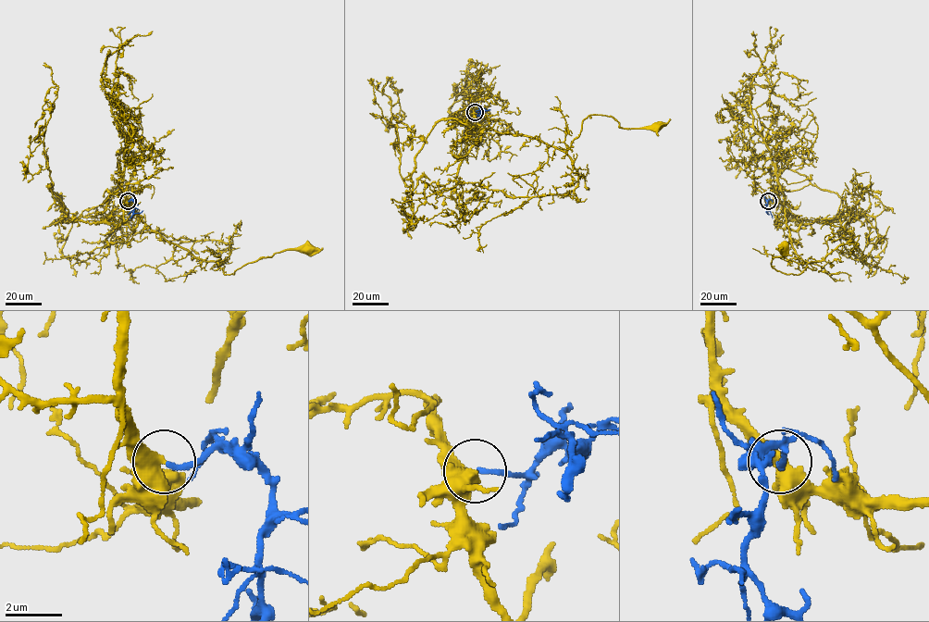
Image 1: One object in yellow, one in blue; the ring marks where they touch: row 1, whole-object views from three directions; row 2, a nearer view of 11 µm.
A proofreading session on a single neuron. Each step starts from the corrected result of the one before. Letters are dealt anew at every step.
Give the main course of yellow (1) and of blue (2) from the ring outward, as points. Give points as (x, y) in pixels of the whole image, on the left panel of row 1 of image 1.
1: (127, 201), (151, 229), (195, 256), (215, 261), (225, 275), (277, 253), (309, 250)
2: (128, 201), (133, 201), (134, 214), (142, 210)

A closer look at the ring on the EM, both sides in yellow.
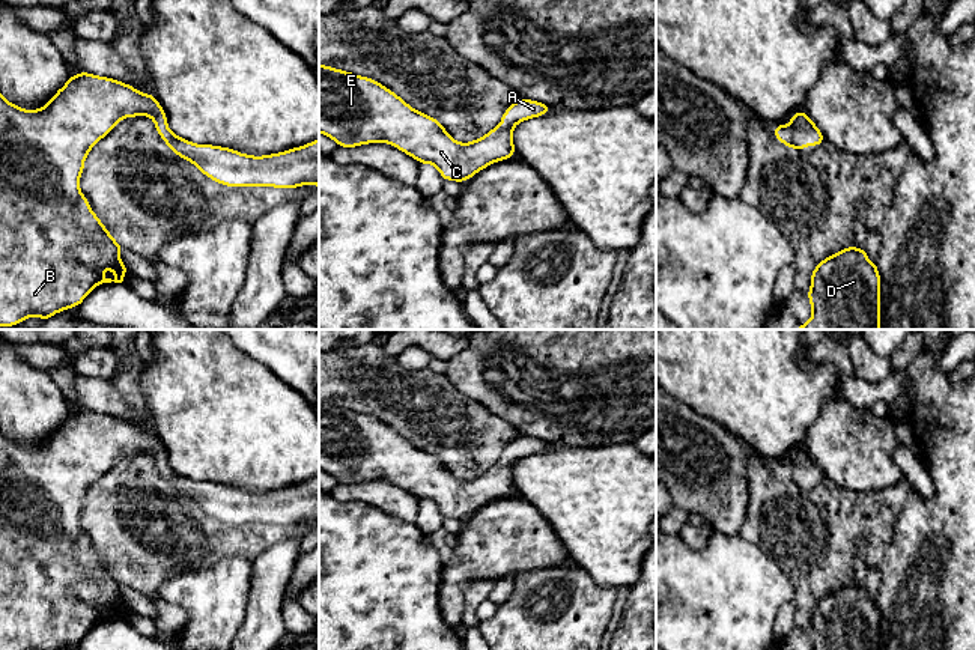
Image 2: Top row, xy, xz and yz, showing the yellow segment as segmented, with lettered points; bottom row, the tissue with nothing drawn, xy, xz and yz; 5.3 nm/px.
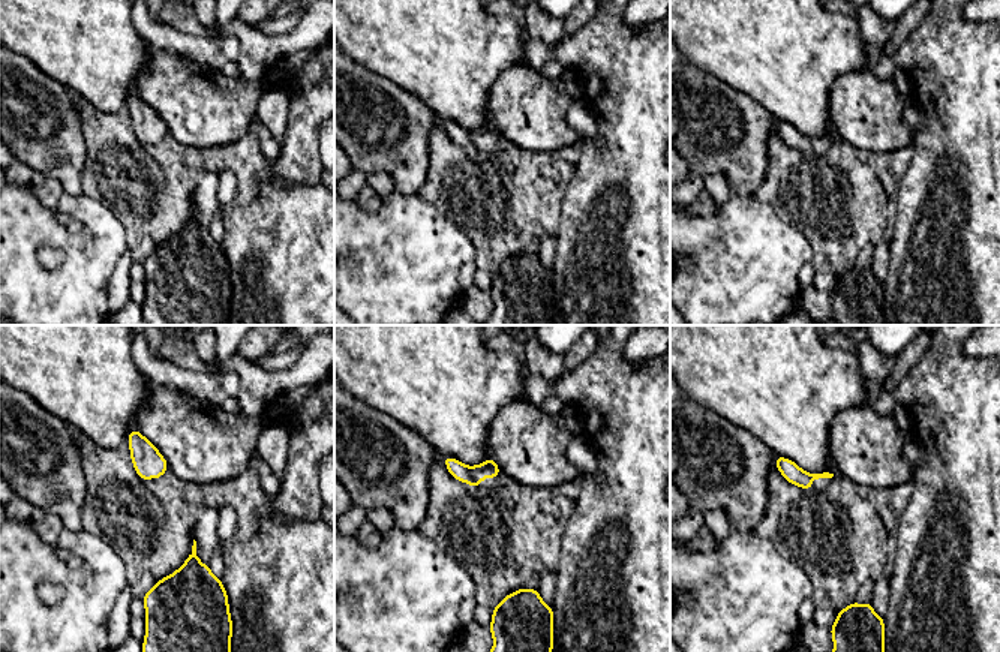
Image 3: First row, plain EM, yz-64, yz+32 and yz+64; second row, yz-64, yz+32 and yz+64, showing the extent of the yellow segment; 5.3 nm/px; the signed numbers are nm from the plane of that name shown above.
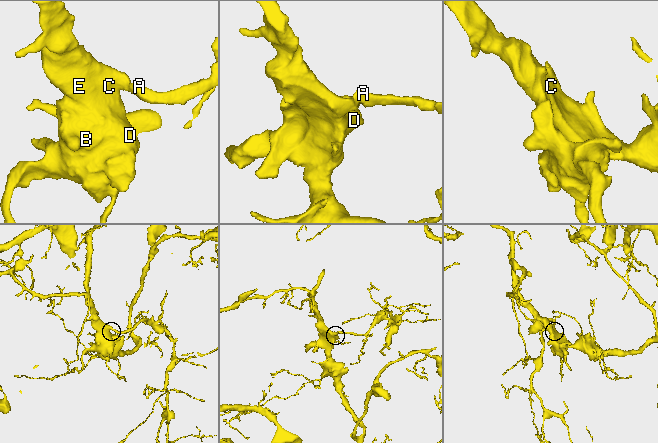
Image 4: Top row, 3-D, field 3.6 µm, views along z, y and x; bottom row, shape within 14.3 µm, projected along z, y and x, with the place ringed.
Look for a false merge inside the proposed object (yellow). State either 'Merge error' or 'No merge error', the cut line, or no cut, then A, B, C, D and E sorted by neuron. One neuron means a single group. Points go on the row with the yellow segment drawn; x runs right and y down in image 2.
No merge error. No split. Groups: A B C D E

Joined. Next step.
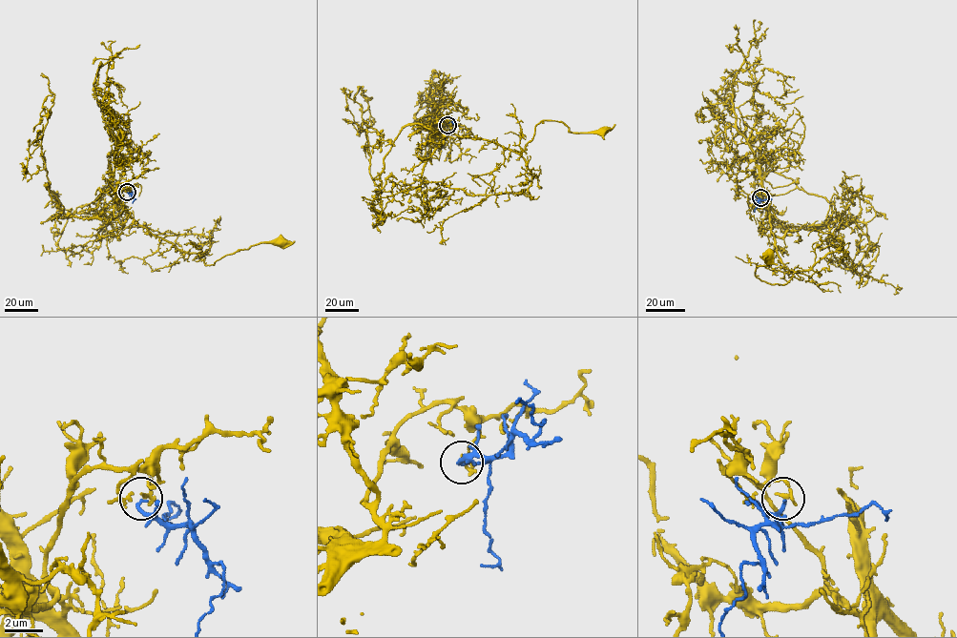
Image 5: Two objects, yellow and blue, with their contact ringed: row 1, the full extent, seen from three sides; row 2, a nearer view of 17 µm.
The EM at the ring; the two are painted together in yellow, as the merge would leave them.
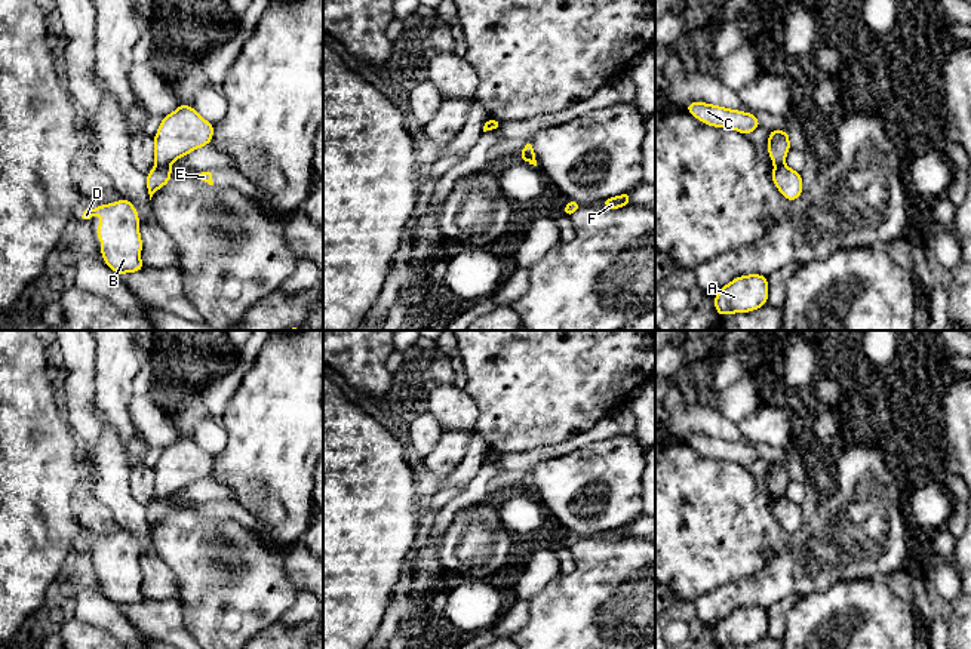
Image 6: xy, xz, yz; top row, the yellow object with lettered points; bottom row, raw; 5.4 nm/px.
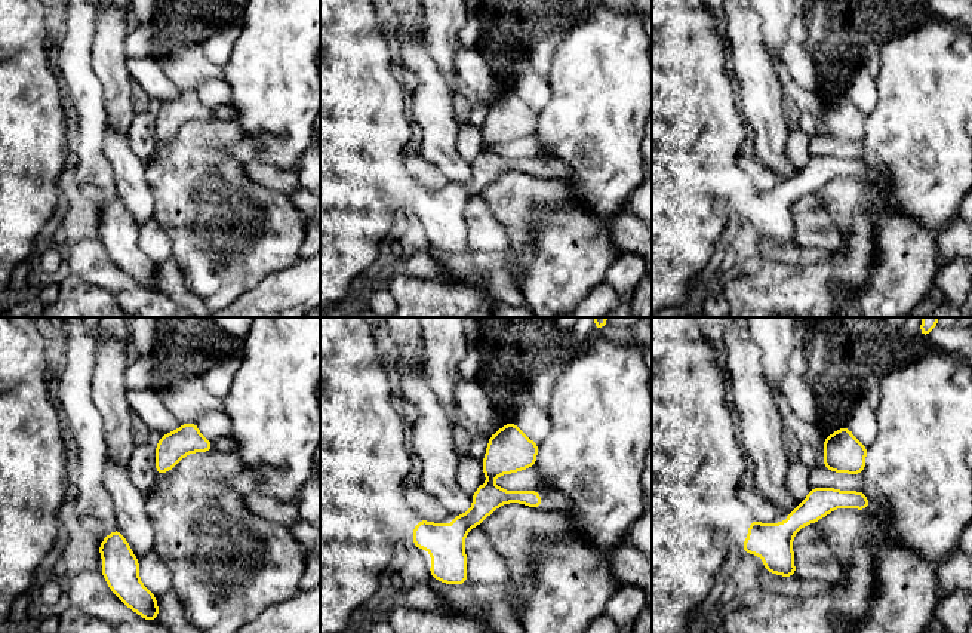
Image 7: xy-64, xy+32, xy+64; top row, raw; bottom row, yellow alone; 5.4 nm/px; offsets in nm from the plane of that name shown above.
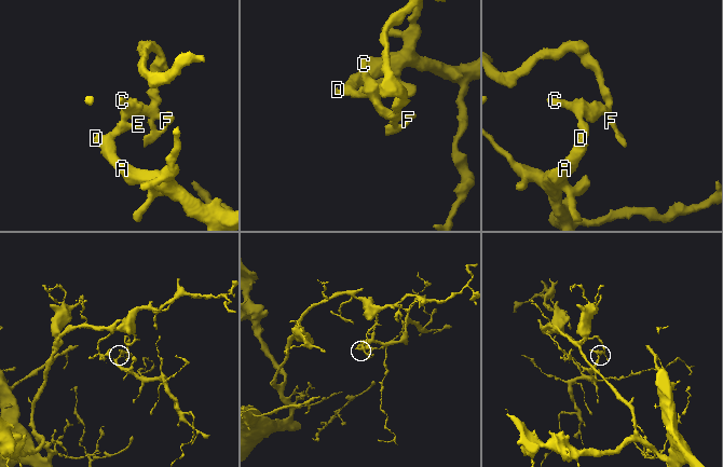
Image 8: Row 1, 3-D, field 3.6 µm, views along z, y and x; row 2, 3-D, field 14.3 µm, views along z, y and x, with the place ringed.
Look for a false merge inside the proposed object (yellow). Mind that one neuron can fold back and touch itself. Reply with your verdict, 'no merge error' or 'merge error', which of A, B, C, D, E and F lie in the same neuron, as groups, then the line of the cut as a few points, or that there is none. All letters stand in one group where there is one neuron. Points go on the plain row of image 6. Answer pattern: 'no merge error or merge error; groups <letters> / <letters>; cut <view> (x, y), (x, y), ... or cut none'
merge error; groups A B D E / C F; cut xy (156, 497), (168, 498)

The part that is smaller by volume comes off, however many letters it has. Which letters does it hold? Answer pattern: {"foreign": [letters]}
{"foreign": ["A", "B", "D", "E"]}

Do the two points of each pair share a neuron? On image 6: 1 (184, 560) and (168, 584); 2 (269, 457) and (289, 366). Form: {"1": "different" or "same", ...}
{"1": "different", "2": "same"}

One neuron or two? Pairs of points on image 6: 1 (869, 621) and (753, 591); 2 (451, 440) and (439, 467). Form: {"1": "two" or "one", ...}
{"1": "two", "2": "one"}

